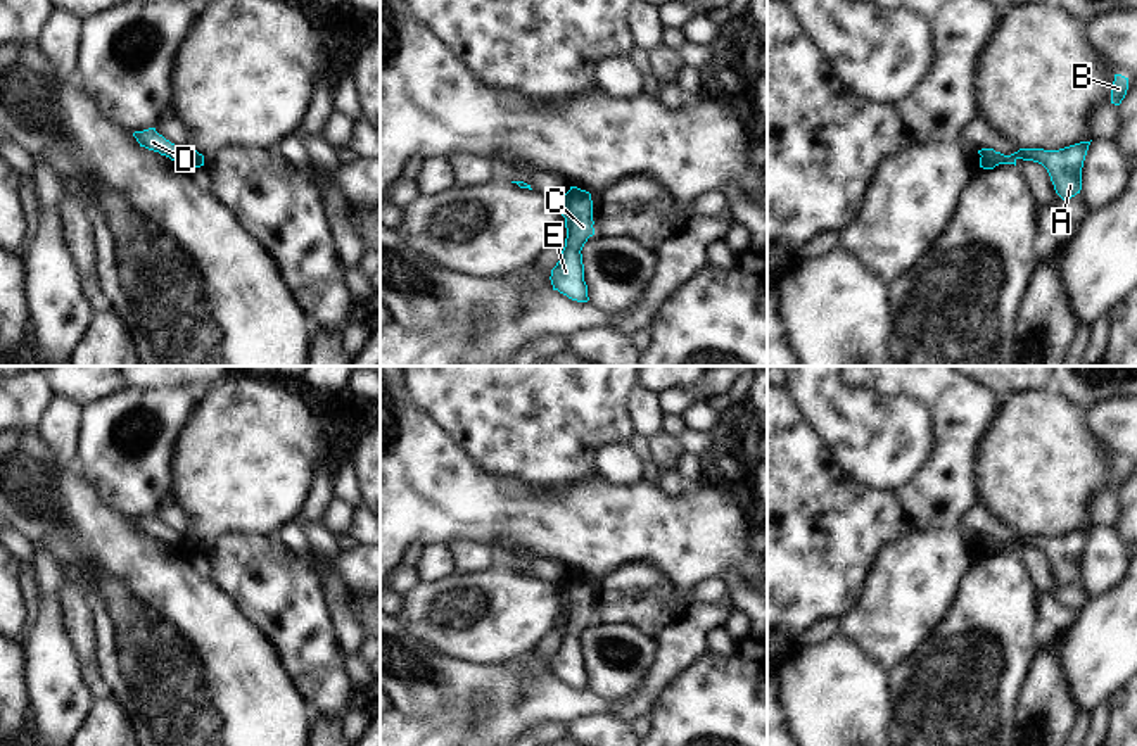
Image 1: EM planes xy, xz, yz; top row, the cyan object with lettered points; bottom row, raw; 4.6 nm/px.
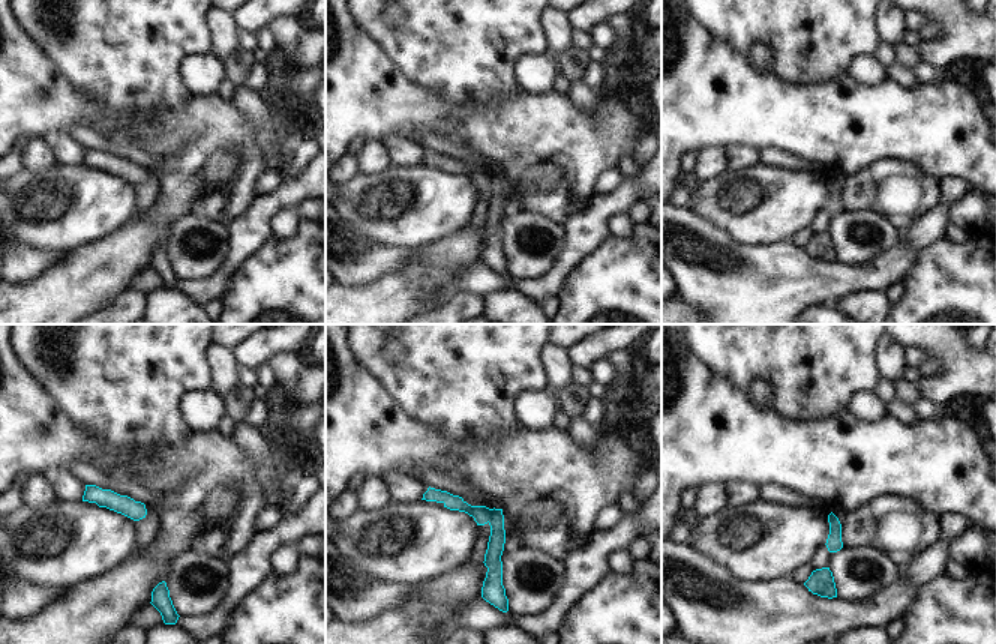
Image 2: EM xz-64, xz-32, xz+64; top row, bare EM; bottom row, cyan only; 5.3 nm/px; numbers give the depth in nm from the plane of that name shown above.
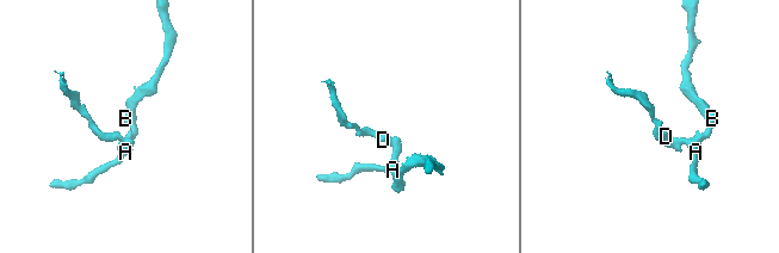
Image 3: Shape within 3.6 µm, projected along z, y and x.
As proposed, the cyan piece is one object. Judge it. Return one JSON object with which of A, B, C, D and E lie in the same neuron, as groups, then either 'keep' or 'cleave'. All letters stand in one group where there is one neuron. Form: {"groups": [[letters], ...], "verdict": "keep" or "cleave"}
{"groups": [["A", "B", "C", "E"], ["D"]], "verdict": "cleave"}

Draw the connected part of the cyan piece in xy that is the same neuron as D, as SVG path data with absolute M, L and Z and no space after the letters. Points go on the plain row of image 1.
M149 515L143 518L135 518L133 523L140 530L140 534L145 534L149 537L159 539L161 542L169 544L171 547L178 547L183 541L183 535L166 527L162 522L156 518L156 515Z

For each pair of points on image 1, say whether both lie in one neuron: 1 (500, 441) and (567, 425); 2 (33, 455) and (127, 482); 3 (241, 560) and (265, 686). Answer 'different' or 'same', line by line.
1: same
2: different
3: different

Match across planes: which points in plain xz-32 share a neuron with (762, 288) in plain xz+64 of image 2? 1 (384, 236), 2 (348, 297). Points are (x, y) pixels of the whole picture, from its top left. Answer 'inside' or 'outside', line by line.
1: outside
2: outside

